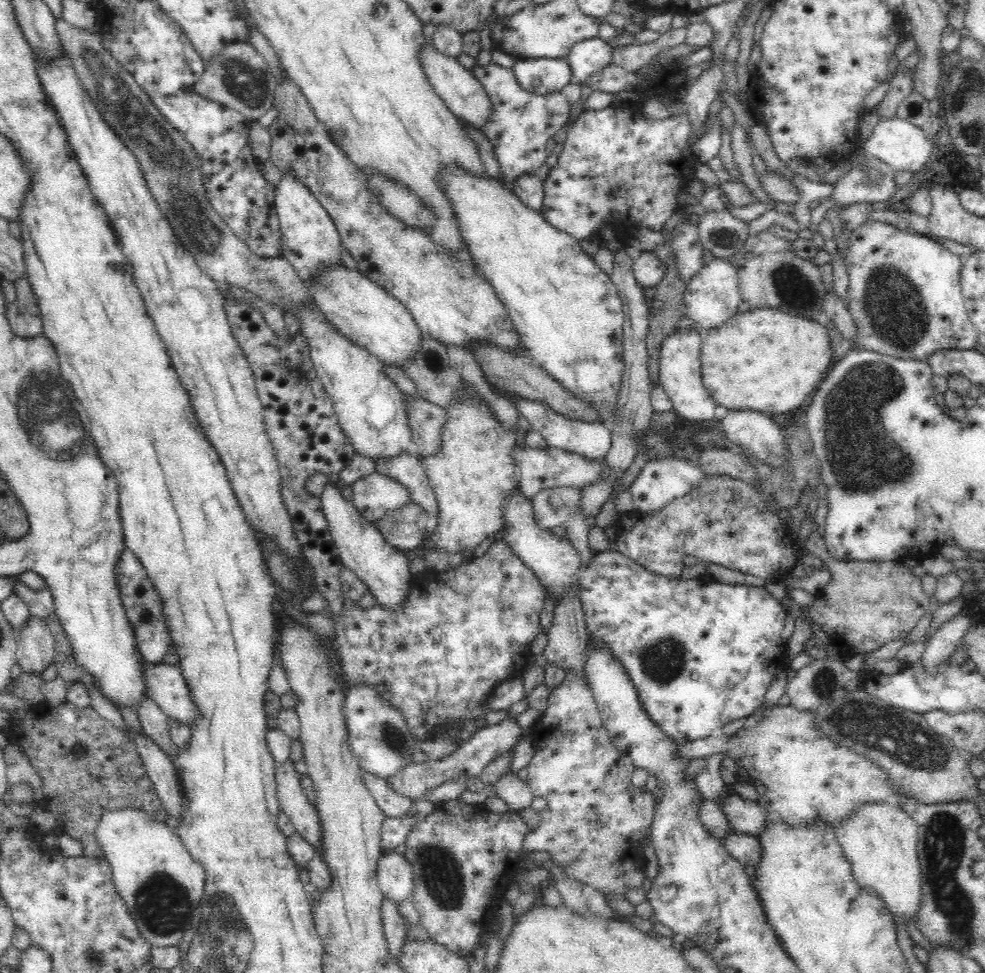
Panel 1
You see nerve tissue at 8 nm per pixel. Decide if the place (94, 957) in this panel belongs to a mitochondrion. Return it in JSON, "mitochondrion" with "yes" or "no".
{"mitochondrion":"yes"}

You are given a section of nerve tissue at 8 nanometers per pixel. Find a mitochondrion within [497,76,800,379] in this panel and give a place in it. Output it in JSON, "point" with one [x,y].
{"point":[587,325]}

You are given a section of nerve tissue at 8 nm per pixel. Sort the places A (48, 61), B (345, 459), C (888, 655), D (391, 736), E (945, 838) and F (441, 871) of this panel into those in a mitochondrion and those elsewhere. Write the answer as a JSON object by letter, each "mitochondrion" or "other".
{"A":"other","B":"other","C":"other","D":"mitochondrion","E":"mitochondrion","F":"mitochondrion"}

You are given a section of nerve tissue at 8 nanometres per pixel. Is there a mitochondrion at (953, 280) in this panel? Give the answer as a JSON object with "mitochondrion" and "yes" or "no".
{"mitochondrion":"no"}

